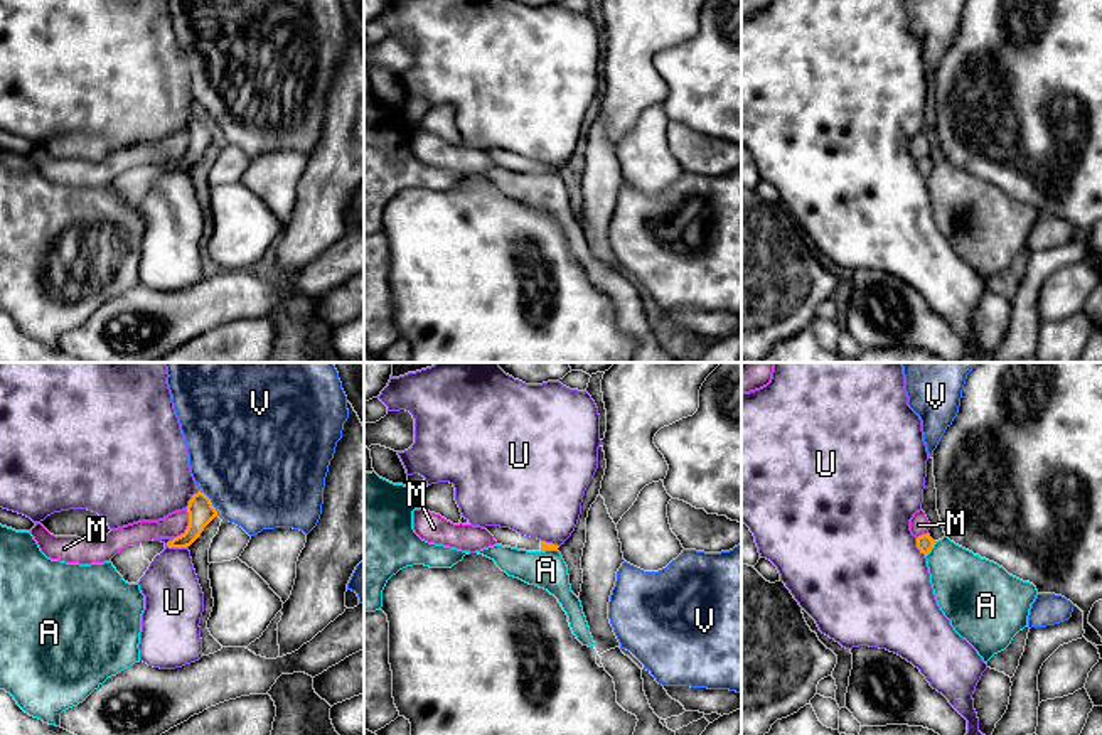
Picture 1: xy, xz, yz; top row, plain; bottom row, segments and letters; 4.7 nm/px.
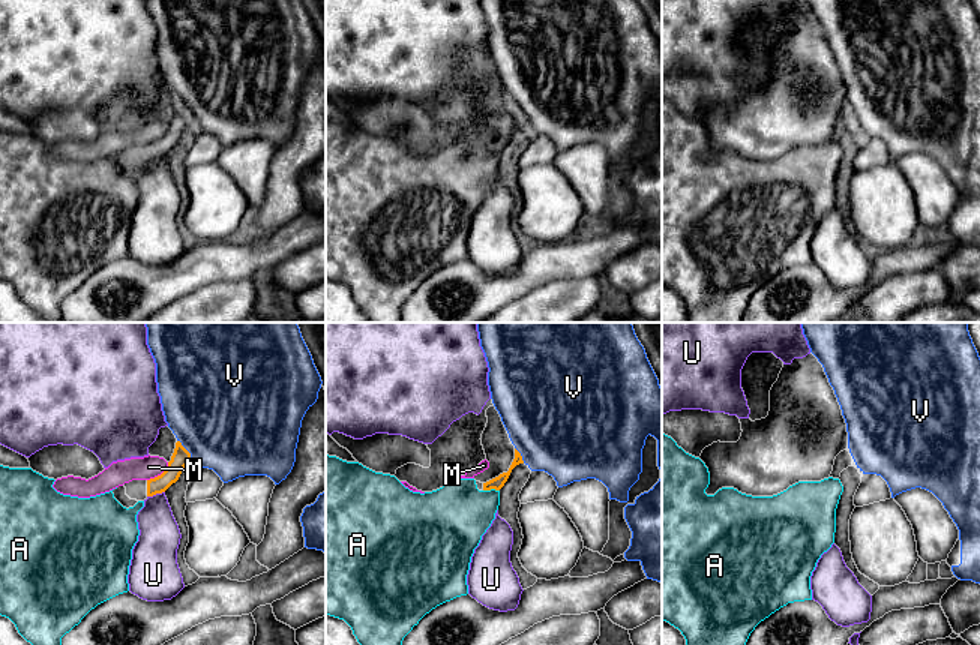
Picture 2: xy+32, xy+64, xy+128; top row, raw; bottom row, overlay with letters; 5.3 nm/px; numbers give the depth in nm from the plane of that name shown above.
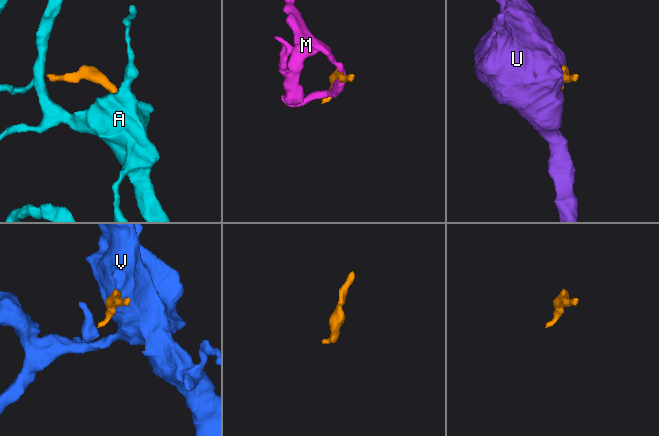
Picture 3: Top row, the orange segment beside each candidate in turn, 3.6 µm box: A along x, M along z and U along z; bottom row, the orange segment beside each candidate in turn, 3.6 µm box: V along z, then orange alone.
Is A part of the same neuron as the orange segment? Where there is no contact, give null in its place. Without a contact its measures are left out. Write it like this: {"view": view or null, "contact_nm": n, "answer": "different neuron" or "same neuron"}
{"view": "yz", "contact_nm": 90, "answer": "different neuron"}

